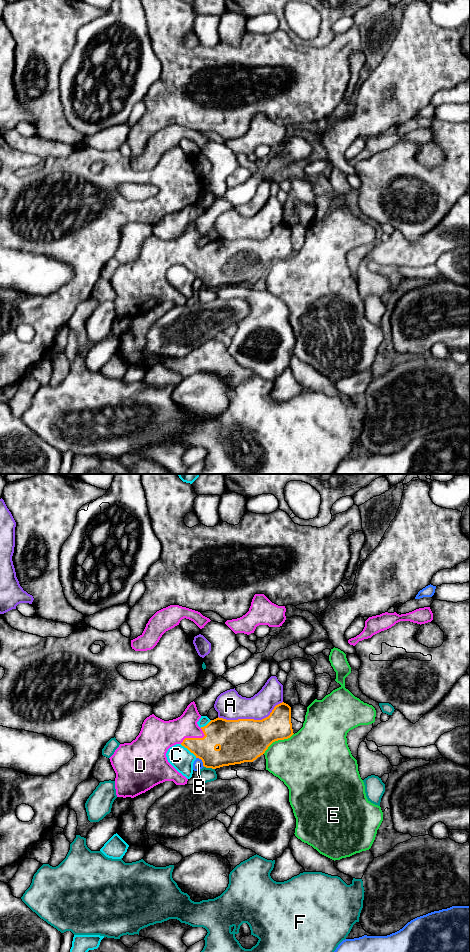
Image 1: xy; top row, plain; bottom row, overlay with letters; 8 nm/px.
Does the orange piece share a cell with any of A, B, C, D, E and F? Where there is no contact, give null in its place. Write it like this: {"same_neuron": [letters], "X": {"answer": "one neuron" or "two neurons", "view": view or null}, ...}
{"same_neuron": ["D"], "A": {"answer": "two neurons", "view": "xy"}, "B": {"answer": "two neurons", "view": "xy"}, "C": {"answer": "two neurons", "view": "xy"}, "D": {"answer": "one neuron", "view": "xy"}, "E": {"answer": "two neurons", "view": "xy"}, "F": {"answer": "two neurons", "view": "xy"}}

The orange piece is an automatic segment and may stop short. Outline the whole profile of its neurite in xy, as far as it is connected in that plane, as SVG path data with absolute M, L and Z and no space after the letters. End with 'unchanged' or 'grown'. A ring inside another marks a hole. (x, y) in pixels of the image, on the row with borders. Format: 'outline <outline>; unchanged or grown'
outline M194 701L191 702L183 714L176 719L164 721L154 714L147 717L144 720L141 731L136 739L131 743L120 744L114 754L109 758L116 773L115 789L117 797L134 798L165 781L173 781L176 785L187 784L188 779L179 773L168 762L166 757L168 749L176 744L181 744L193 753L196 758L201 759L204 767L216 769L244 762L253 762L263 755L273 742L288 739L294 734L291 723L291 707L284 702L276 705L270 715L262 720L226 720L218 717L211 720L206 726L200 728L197 724L200 718L201 715L199 714Z; grown

